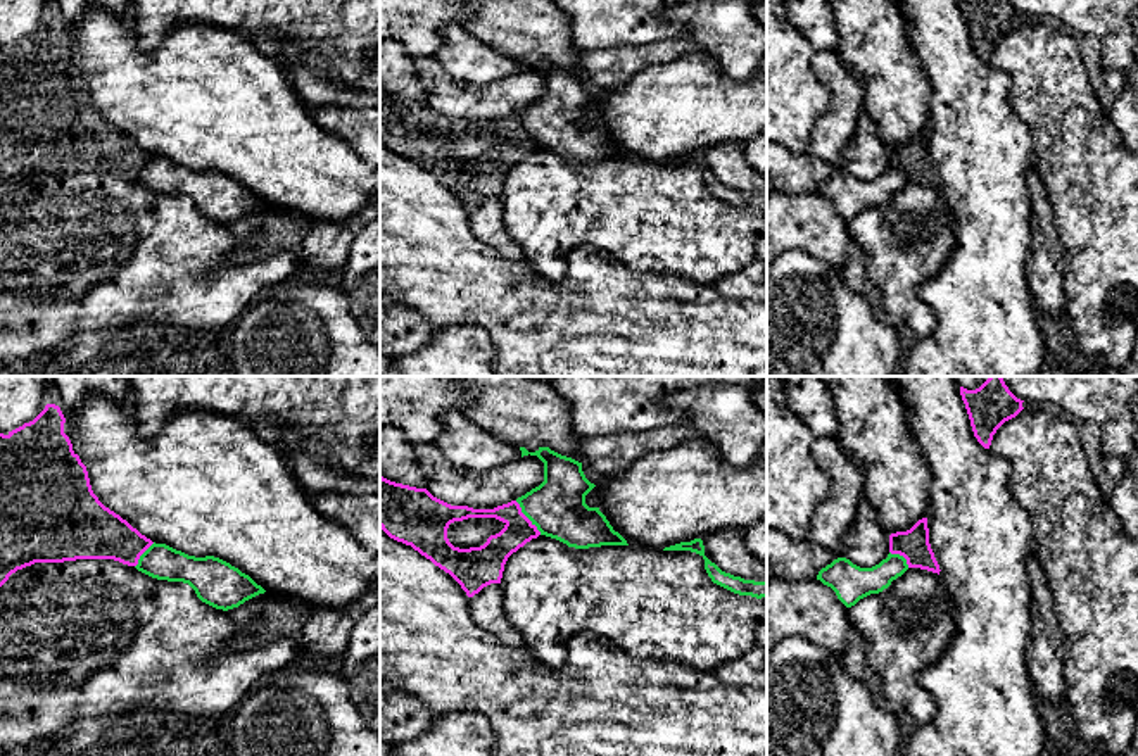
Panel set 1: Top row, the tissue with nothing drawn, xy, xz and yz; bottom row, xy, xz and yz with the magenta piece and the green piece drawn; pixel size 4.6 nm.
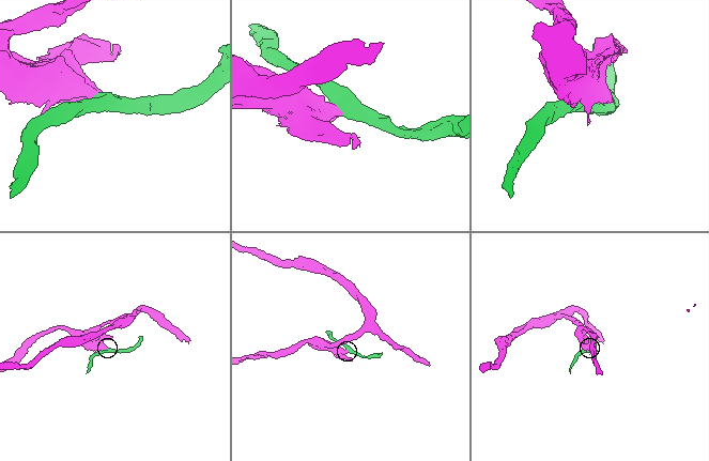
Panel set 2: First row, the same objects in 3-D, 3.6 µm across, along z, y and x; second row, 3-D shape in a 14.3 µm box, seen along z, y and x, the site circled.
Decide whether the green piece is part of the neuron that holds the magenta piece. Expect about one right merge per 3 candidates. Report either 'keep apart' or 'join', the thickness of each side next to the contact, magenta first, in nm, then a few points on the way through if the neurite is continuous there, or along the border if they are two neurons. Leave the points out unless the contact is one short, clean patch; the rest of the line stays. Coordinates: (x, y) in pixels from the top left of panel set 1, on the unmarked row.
keep apart; 140 nm thick on the magenta side, 260 nm on the other; border along xz (515, 114), (541, 147)

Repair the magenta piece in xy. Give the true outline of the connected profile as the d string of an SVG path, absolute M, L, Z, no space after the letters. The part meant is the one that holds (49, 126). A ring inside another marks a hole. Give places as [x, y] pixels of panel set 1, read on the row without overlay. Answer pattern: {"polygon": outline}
{"polygon": "M47 17L33 35L7 48L0 47L0 200L12 186L35 176L114 173L136 180L140 169L154 157L93 107L86 79L73 64L64 36L60 21Z"}

